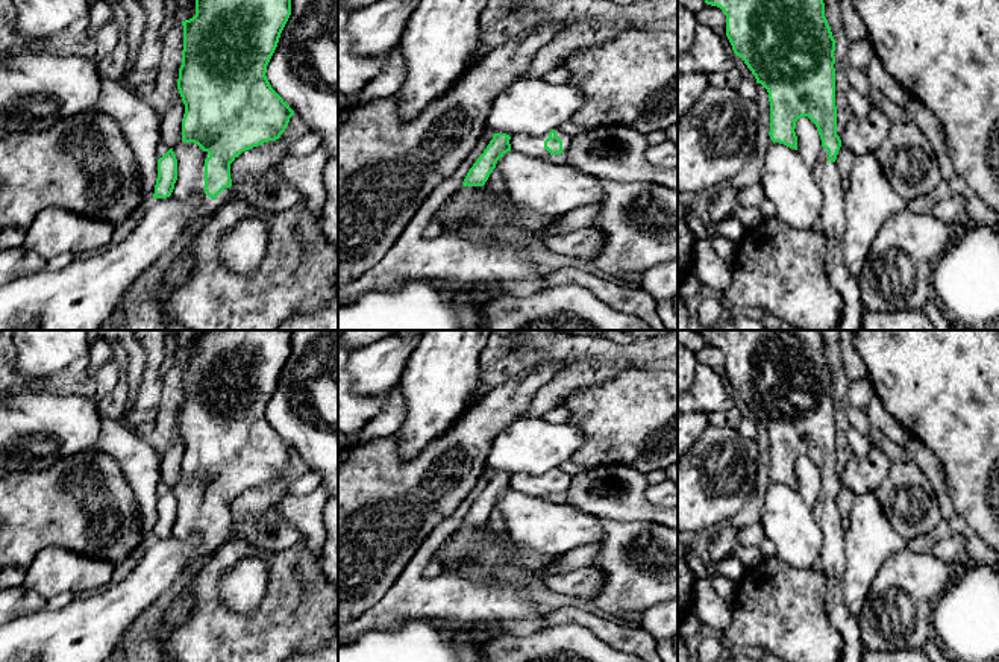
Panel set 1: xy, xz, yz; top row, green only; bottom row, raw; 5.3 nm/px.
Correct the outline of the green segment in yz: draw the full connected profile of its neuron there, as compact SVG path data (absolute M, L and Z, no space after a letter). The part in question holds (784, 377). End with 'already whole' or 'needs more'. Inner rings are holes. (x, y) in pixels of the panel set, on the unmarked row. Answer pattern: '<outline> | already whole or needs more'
M696 330L706 344L720 347L726 354L726 376L732 389L740 395L747 408L769 432L770 441L770 479L797 489L796 461L808 456L817 467L822 489L819 500L813 506L814 520L822 532L822 548L819 565L826 577L825 606L826 617L843 639L840 662L863 662L867 651L860 635L857 620L844 603L843 580L844 580L844 532L841 515L837 509L835 498L841 486L841 479L837 474L837 445L835 445L835 379L825 356L825 342L822 330Z | needs more

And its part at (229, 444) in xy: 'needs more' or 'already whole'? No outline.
needs more

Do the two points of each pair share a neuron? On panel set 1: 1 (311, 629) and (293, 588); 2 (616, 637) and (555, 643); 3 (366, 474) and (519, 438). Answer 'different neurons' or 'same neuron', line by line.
1: same neuron
2: different neurons
3: different neurons

